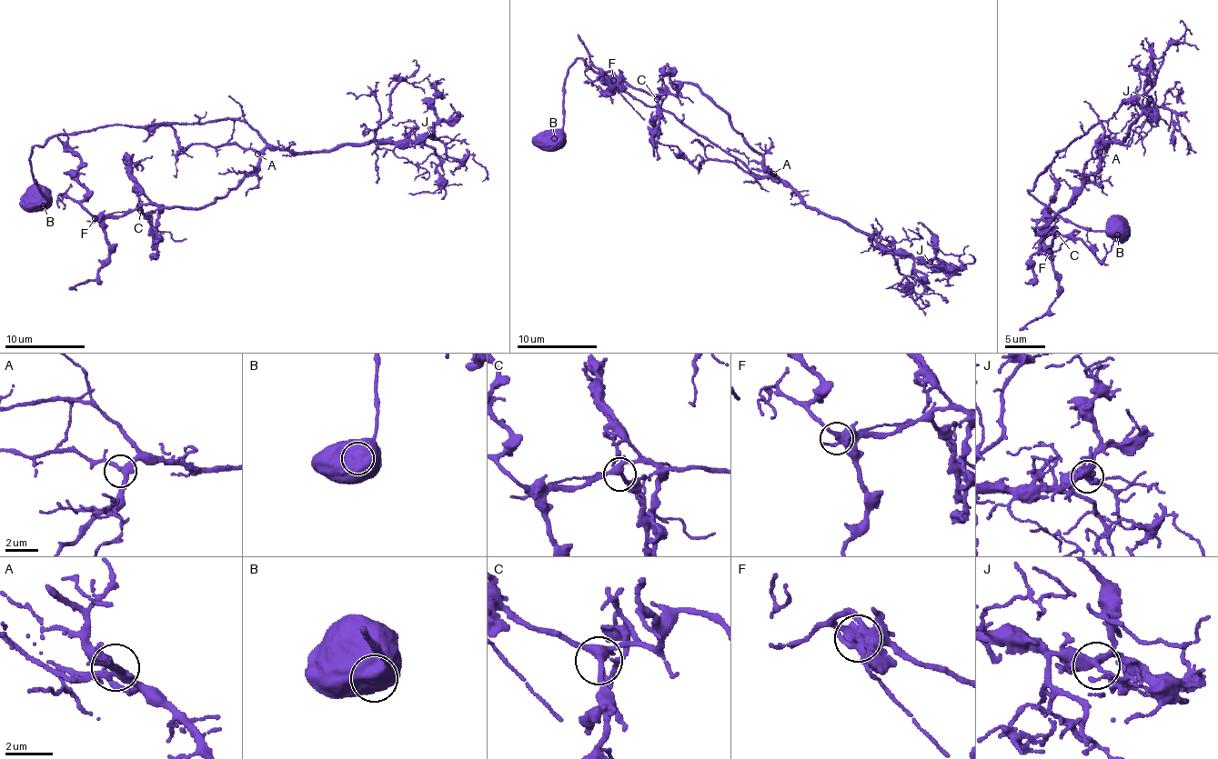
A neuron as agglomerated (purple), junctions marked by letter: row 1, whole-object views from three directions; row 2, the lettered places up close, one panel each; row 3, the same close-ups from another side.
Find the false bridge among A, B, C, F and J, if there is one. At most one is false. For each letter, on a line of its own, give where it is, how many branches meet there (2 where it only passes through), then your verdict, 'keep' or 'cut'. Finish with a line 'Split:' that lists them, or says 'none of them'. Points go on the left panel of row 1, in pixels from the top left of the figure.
A: at (257, 154); 3 branches meet; keep
B: at (43, 205); 1 branches meet; keep
C: at (140, 210); 3 branches meet; keep
F: at (95, 218); 4 branches meet; keep
J: at (431, 136); 4 branches meet; keep
Split: none of them

